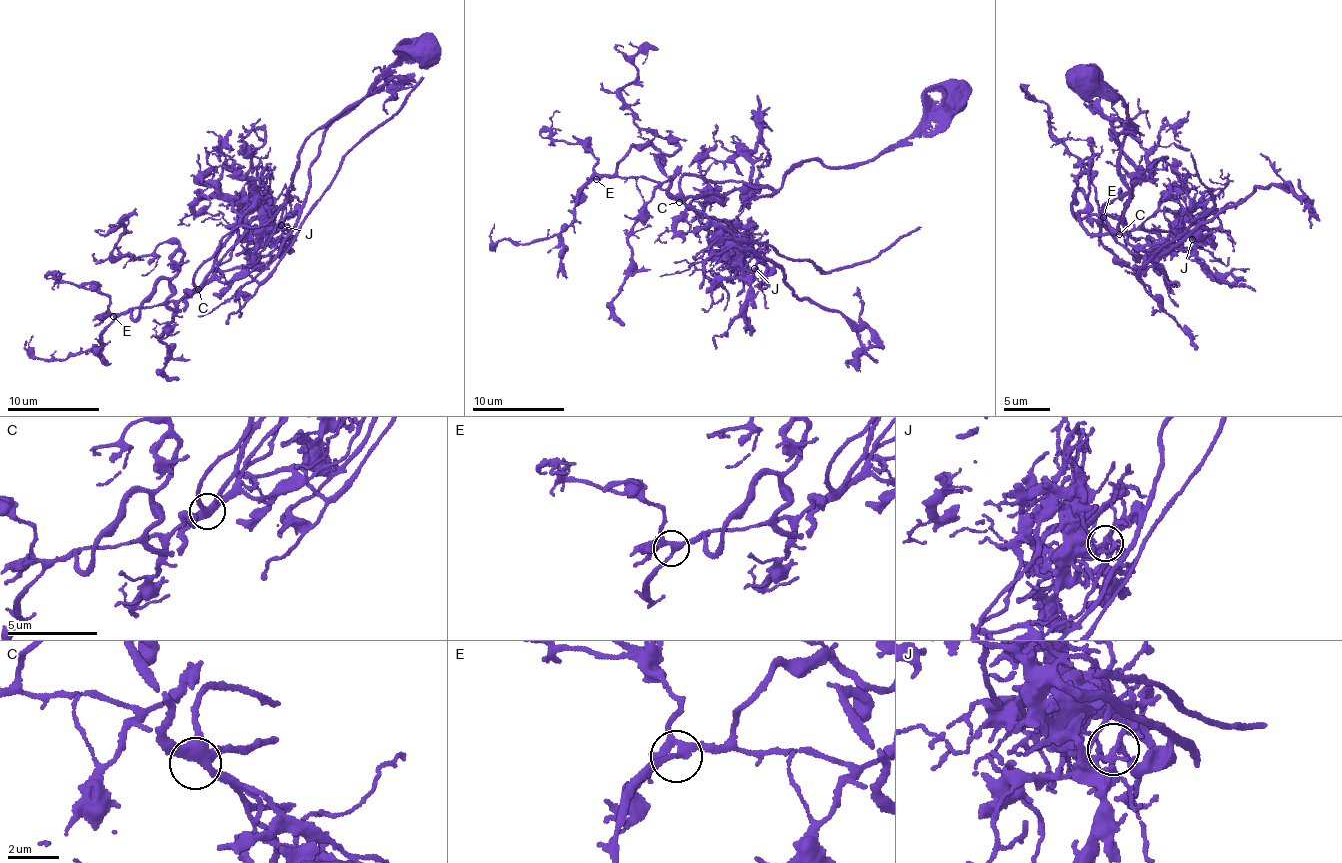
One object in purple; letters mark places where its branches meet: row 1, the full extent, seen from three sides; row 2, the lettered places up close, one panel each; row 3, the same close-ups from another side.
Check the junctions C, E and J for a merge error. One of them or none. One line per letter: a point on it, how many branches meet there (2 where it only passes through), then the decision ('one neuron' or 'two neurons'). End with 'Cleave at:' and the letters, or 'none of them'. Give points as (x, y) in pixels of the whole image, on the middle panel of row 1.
C: (679, 202) | 4 | one neuron
E: (596, 179) | 4 | one neuron
J: (754, 268) | 5 | two neurons
Cleave at: J

